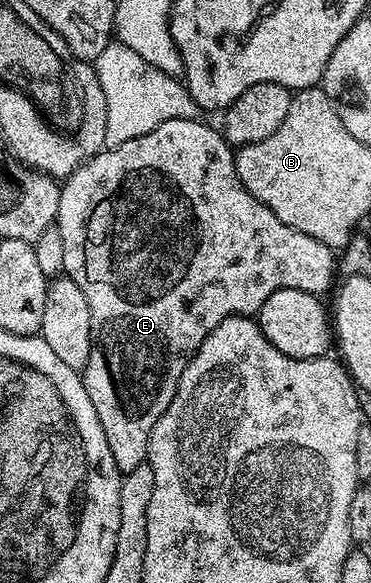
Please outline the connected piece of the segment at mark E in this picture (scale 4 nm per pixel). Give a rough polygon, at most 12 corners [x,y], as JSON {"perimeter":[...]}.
{"perimeter":[[201,119],[64,178],[85,390],[123,475],[203,339],[334,250]]}

